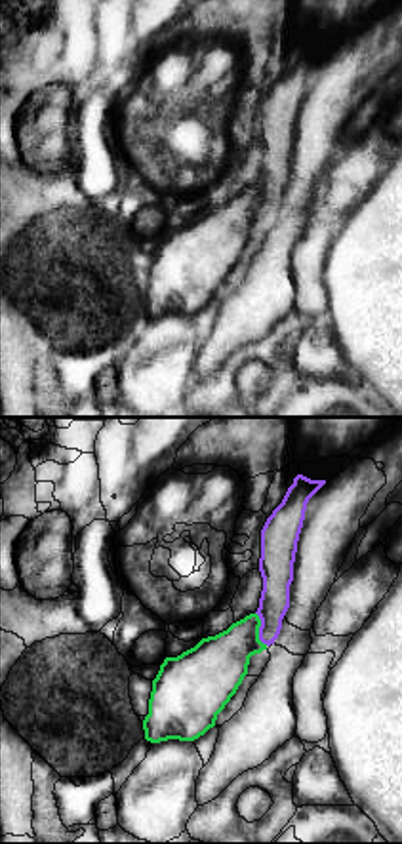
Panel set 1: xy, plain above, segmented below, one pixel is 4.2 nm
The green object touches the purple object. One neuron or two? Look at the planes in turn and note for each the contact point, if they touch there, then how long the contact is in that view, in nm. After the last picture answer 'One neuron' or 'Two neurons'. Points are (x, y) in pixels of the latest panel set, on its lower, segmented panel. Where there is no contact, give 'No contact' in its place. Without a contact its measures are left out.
Touches green at (258, 629). Shared border 150 nm

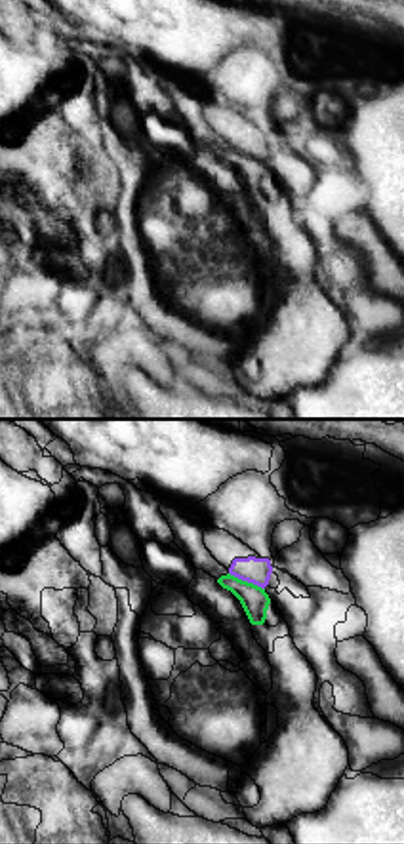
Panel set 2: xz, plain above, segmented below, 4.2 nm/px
Touches green at (246, 582). Shared border 170 nm

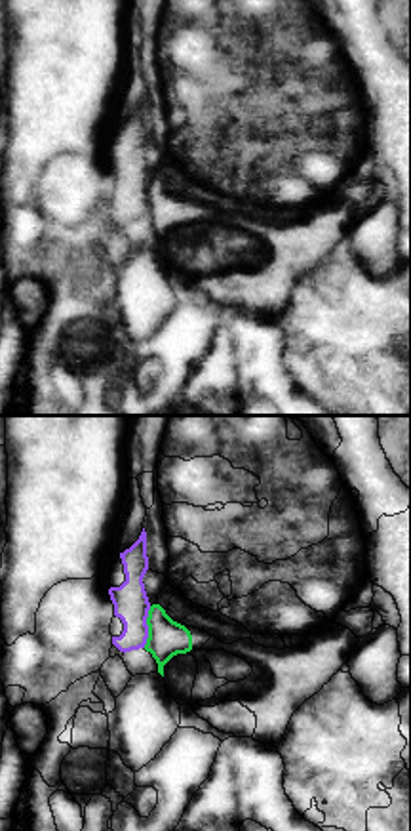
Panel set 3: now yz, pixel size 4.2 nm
Touches green at (149, 628). Shared border 180 nm

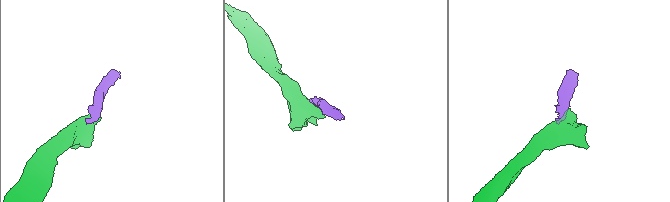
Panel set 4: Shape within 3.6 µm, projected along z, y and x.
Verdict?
Two neurons

